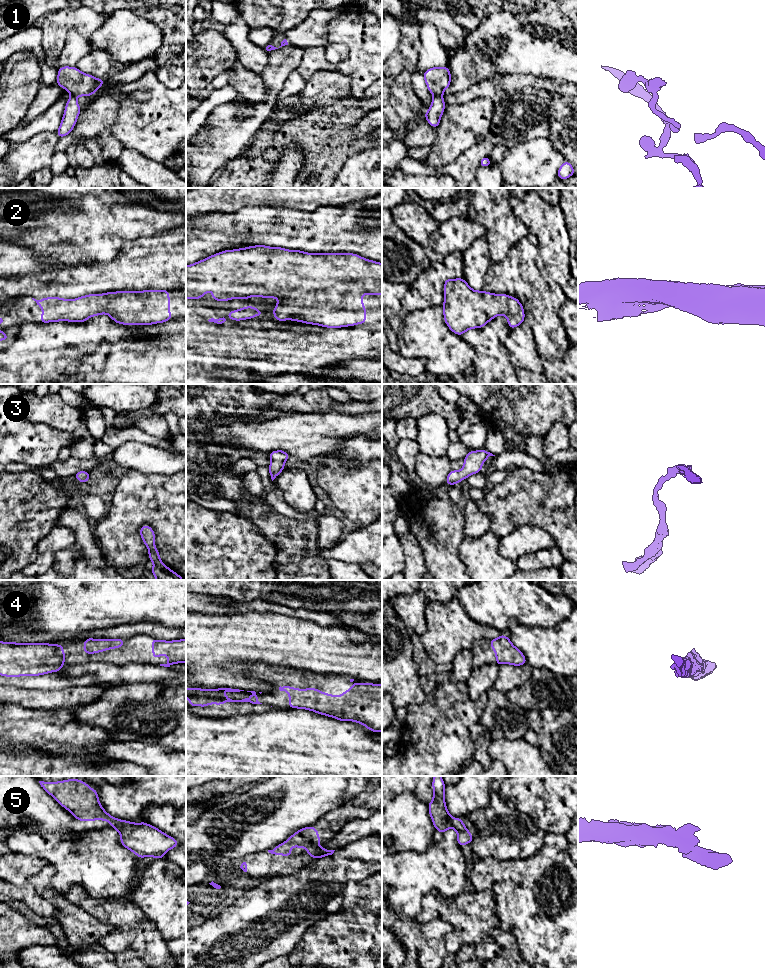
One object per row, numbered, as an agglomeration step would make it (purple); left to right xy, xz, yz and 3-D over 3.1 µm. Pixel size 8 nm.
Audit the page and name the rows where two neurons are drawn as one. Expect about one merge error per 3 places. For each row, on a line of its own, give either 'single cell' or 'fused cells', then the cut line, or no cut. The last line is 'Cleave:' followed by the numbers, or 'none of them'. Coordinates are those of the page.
1: fused cells; cut yz (434, 95), (441, 96)
2: single cell; cut none
3: single cell; cut none
4: single cell; cut none
5: single cell; cut none
Cleave: 1

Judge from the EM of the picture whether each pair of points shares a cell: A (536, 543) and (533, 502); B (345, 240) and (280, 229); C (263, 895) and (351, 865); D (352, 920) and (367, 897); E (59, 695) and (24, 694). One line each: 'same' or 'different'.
A: different
B: same
C: same
D: different
E: same

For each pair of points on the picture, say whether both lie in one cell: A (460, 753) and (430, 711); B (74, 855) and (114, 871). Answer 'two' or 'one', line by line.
A: one
B: one

